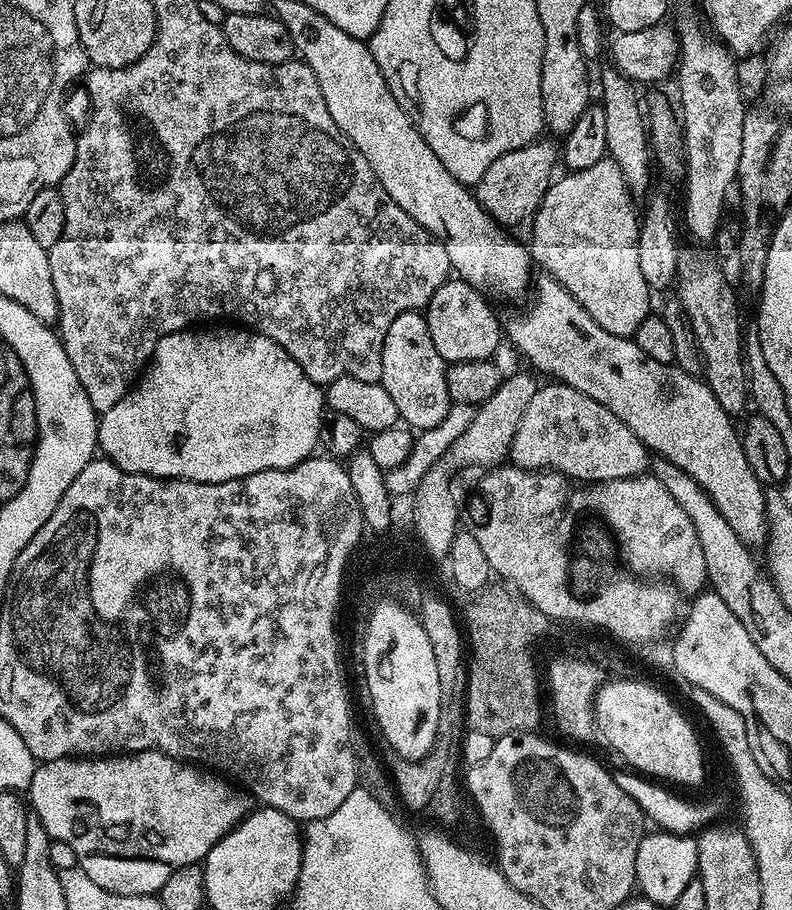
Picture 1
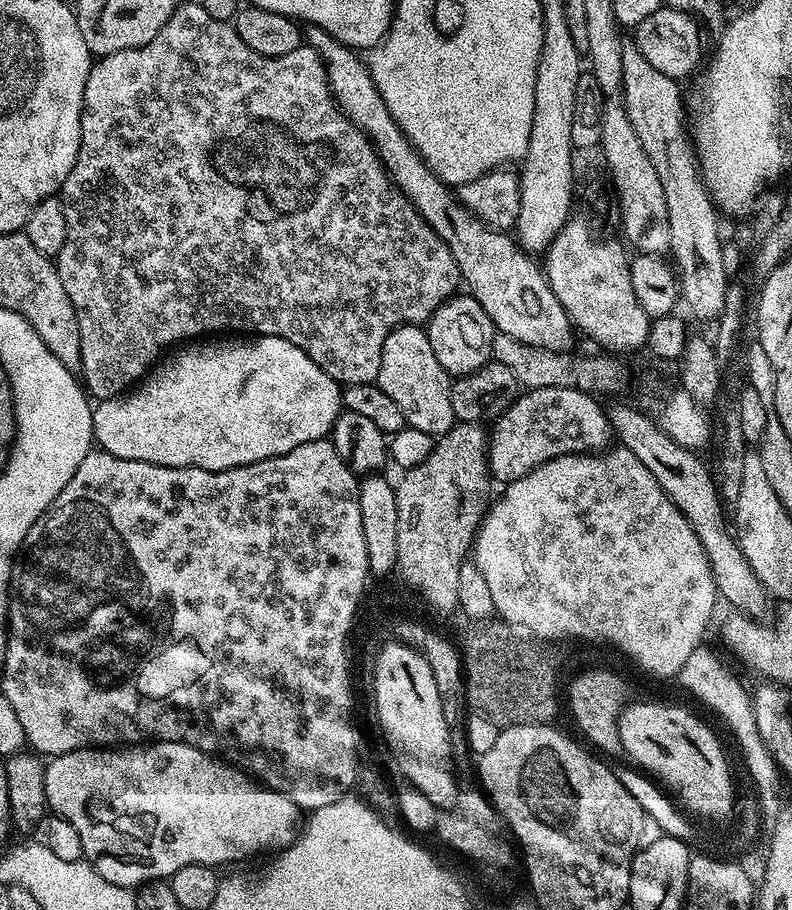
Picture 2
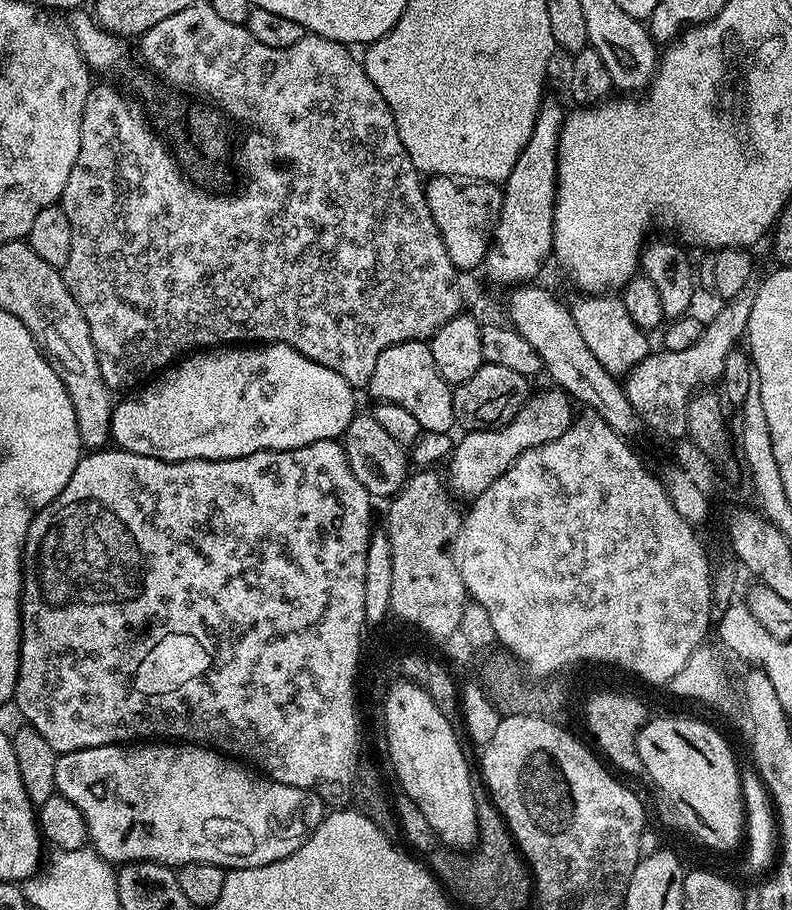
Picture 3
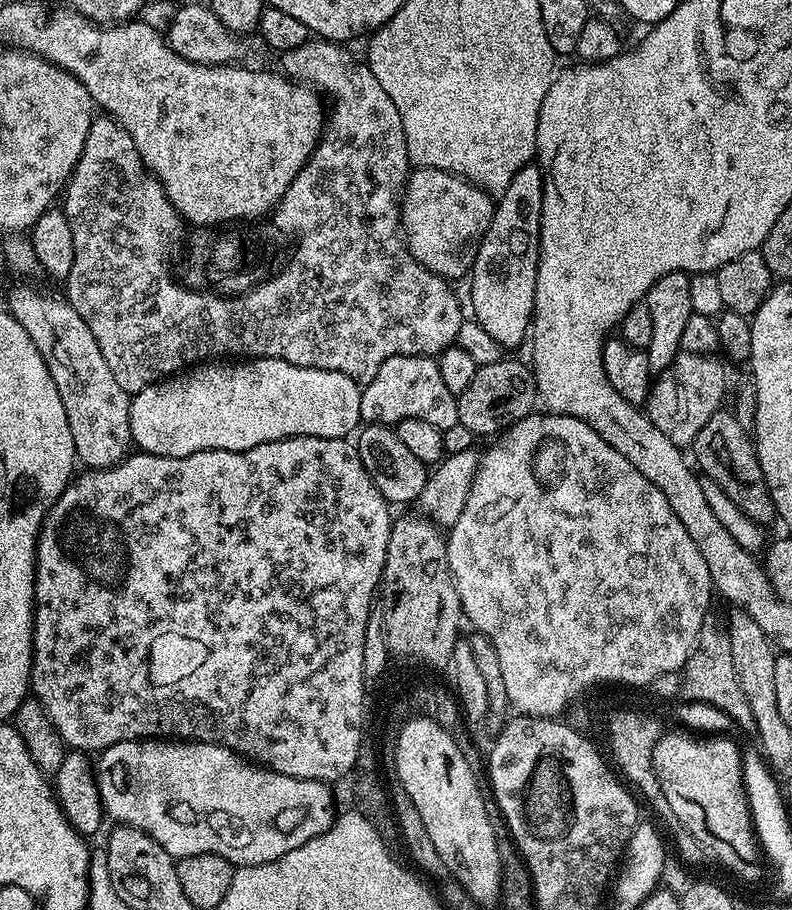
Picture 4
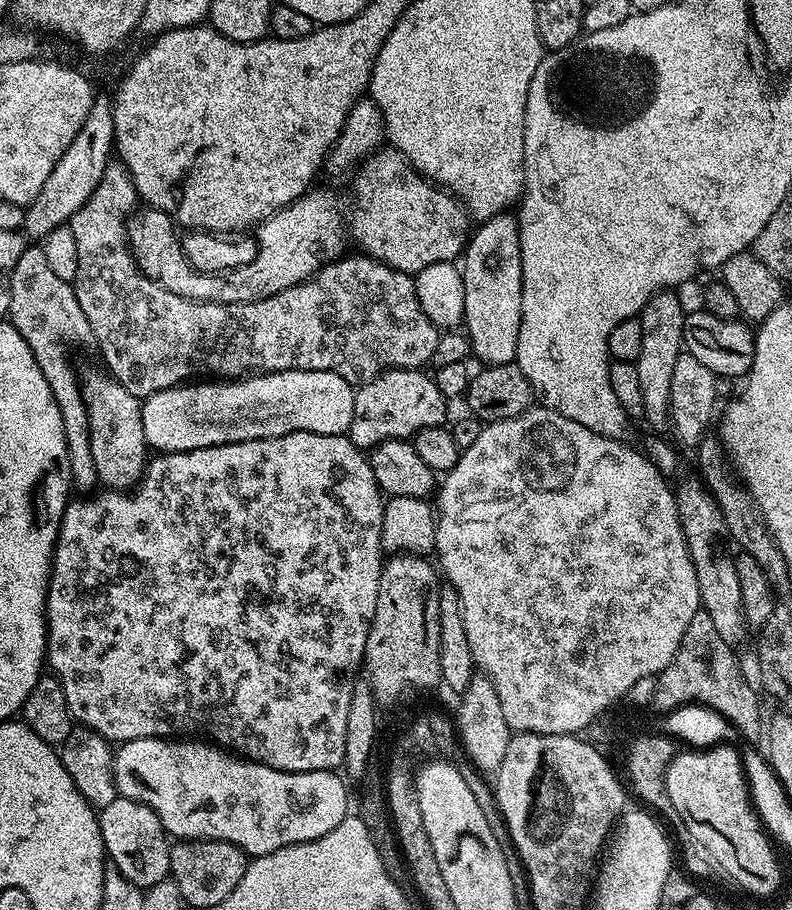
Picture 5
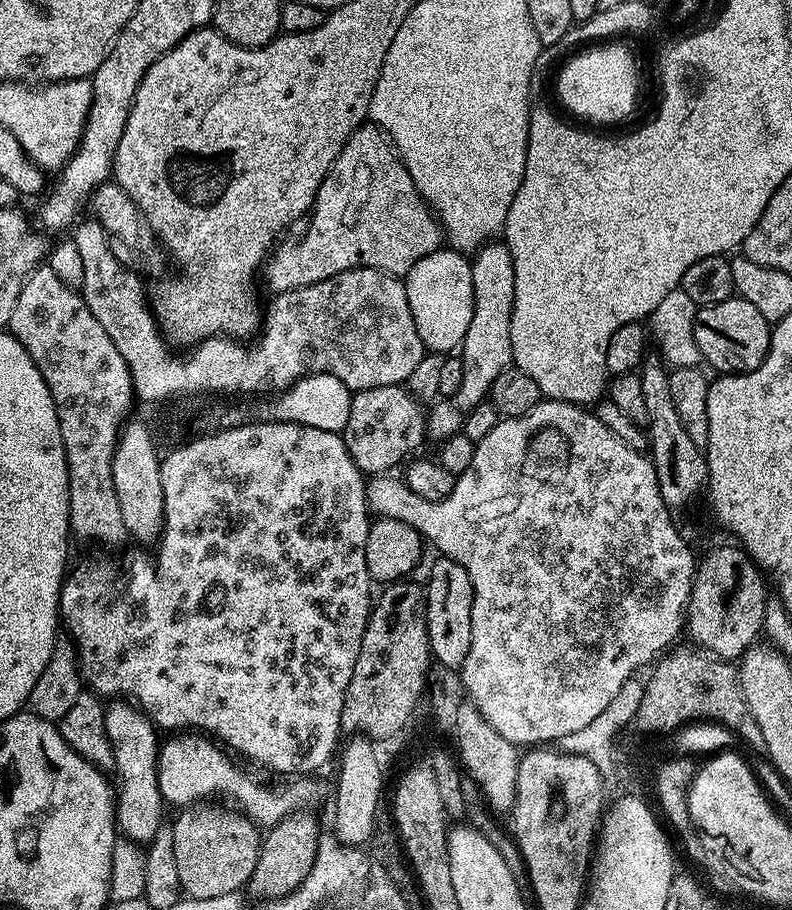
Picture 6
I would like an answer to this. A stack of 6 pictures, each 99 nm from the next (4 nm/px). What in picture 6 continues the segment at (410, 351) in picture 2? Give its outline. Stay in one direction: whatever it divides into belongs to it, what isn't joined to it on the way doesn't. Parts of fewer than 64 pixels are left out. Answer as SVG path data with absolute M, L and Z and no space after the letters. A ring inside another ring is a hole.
M387 384L386 386L374 386L370 390L362 390L353 395L350 402L350 418L346 418L346 426L343 430L344 445L350 450L350 458L359 466L365 474L384 474L401 460L409 459L411 448L416 448L426 440L426 408L419 399L411 394L407 387L399 384Z

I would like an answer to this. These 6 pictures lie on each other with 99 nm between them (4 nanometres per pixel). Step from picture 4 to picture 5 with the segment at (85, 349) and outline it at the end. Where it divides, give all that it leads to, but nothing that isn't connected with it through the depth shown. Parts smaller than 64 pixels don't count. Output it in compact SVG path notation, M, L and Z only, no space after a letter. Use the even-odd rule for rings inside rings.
M107 371L83 373L80 393L88 408L90 454L94 454L96 479L108 490L132 490L144 476L150 459L146 430L142 430L141 397L130 394Z

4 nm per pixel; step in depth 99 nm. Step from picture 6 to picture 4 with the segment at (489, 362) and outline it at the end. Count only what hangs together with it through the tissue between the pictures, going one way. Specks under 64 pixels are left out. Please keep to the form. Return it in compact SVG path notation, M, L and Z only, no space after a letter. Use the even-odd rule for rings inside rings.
M531 163L518 170L518 174L510 178L510 186L499 193L490 226L478 246L470 273L471 315L504 350L518 347L523 340L525 343L536 311L534 294L540 261L540 211L544 193L544 172L536 167Z

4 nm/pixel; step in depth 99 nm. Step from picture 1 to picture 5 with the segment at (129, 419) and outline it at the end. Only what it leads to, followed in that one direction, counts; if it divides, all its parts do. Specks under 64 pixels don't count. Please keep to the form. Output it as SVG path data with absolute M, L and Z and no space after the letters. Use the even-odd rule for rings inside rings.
M291 368L289 372L249 374L223 382L200 383L204 382L185 382L175 388L167 388L141 403L142 430L146 430L149 449L160 454L189 452L239 440L257 440L262 435L260 416L280 424L280 432L342 436L356 416L353 385L333 372L303 372Z

